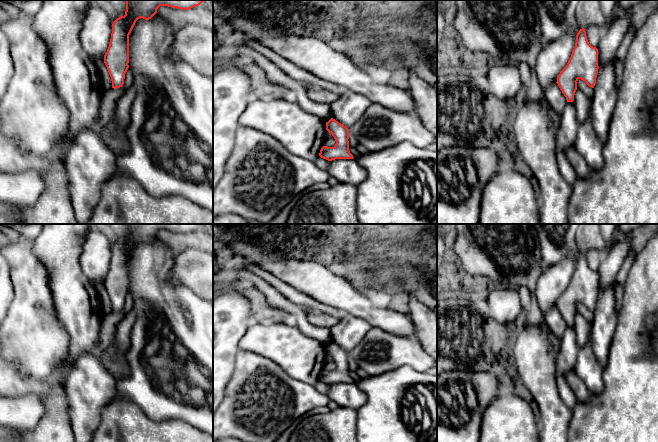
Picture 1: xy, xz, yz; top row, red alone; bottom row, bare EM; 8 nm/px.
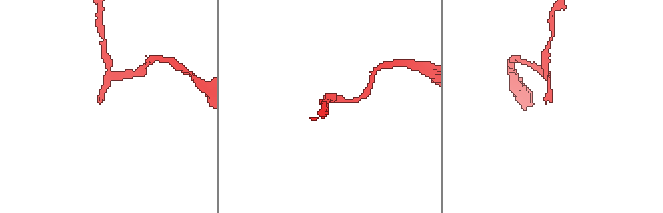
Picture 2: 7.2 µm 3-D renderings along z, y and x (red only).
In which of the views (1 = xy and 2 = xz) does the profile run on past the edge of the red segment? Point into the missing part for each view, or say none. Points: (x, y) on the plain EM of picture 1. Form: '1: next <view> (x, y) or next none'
1: next none
2: next none

